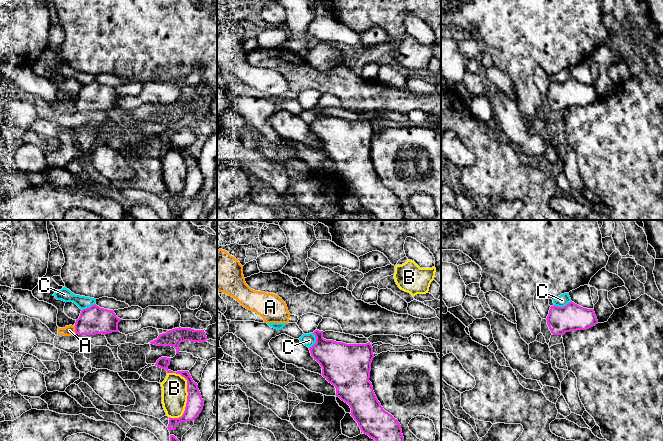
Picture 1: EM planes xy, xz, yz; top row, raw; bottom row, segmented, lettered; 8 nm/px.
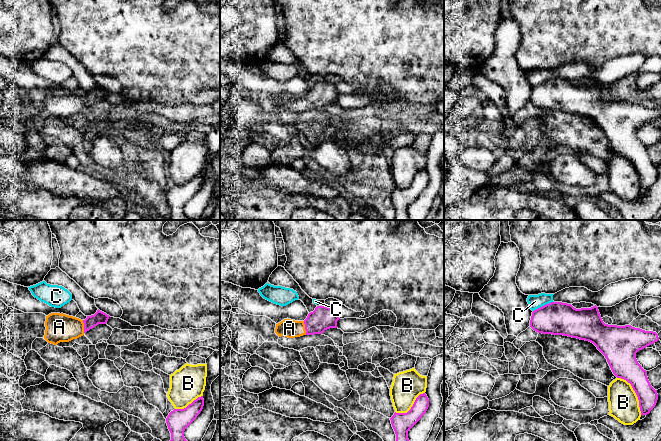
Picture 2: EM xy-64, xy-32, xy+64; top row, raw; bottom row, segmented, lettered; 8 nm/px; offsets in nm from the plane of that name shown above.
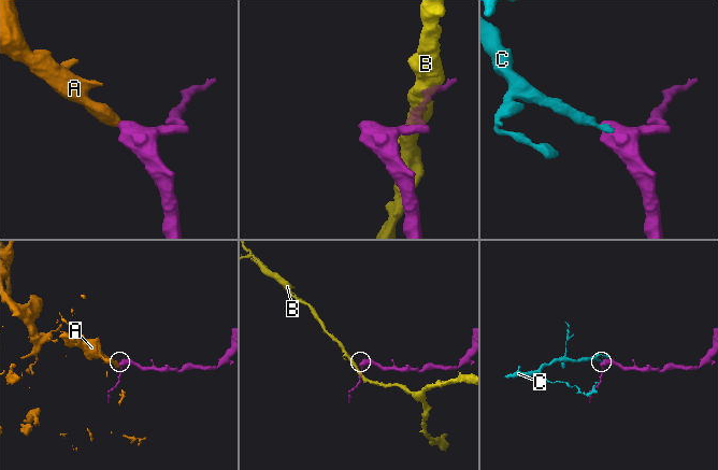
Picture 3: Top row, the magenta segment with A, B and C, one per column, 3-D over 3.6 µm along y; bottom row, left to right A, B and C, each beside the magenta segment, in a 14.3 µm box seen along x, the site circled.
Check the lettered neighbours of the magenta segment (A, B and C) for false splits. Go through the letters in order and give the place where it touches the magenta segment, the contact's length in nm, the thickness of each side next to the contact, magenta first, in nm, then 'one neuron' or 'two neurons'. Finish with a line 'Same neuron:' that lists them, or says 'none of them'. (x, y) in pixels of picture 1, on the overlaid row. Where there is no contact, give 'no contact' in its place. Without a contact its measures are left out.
A: xy (75, 329) | 70 nm | 220/80 nm | one neuron
B: xy (187, 390) | 380 nm | 140/200 nm | two neurons
C: yz (562, 307) | 150 nm | 220/90 nm | two neurons
Same neuron: A

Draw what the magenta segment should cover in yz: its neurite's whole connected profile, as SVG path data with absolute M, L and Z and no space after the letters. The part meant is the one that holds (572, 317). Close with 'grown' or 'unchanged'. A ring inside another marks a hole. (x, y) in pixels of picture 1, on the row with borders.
M572 301L564 307L551 306L546 320L553 335L587 330L598 324L594 309L583 308Z; unchanged

